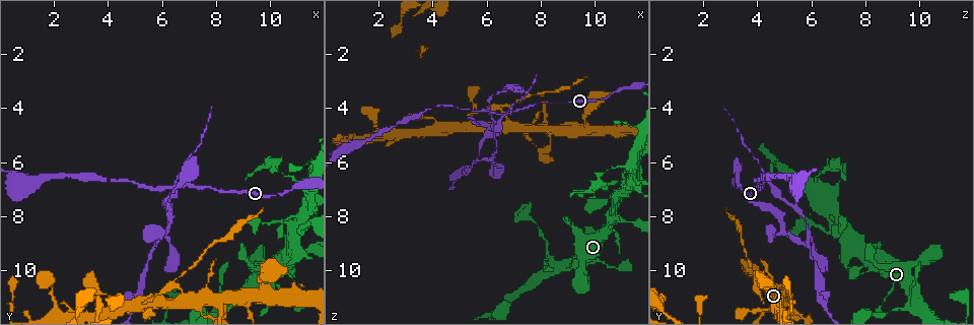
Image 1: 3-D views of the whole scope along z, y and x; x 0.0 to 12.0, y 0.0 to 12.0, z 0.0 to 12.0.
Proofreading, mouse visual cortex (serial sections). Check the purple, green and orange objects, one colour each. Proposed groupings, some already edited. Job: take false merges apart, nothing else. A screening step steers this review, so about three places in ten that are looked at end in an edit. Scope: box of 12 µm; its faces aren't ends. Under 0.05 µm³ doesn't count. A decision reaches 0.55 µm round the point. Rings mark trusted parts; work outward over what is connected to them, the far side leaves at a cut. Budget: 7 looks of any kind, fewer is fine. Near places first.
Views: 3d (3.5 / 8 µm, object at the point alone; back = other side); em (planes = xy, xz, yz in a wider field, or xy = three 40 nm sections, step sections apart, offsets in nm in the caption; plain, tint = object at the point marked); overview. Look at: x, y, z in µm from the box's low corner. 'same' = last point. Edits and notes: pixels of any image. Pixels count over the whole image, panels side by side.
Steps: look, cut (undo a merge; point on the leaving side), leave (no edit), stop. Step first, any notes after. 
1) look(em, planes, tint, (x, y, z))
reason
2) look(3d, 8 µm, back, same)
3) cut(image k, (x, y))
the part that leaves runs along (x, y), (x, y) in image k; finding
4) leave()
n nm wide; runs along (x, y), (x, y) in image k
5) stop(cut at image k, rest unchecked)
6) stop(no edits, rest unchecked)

look(3d, 3.5 µm, back, (6.5, 6.9, 4.3))
three-way junction

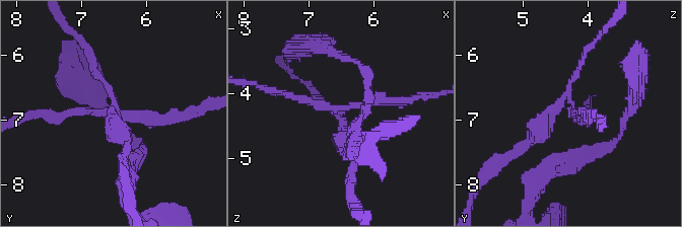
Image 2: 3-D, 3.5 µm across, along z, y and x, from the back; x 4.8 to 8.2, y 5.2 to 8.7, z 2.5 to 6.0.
look(em, xy, step 1, tint, (6.60, 6.85, 4.25))
shape alone is not enough

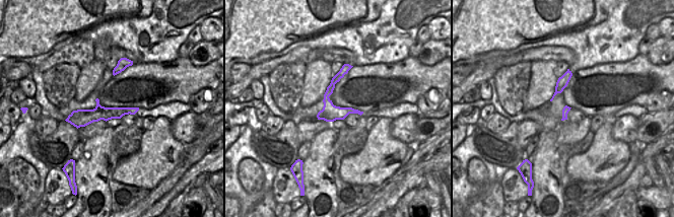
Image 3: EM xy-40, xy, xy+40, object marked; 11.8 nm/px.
look(em, xy, step 5, tint, same)
cut it another way

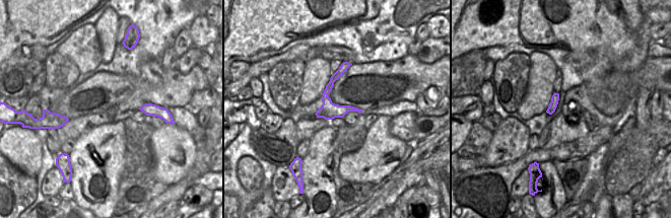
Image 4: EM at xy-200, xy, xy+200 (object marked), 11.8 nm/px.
cut(image 2, (544, 124))
the part that leaves runs along (565, 96), (497, 165) in image 2; a second cell is stuck on

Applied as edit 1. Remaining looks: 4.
look(overview)
redraw

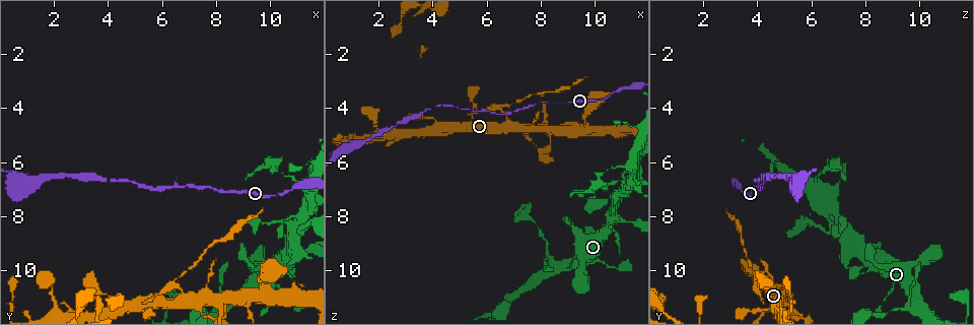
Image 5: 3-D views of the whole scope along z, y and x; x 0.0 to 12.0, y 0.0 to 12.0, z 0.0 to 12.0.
look(3d, 3.5 µm, (6.8, 10.9, 4.5))
thick turns thin

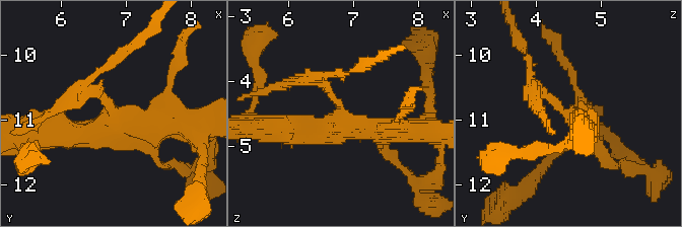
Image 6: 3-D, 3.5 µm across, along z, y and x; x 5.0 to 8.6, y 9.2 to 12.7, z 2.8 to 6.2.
look(em, xy, step 1, tint, (6.85, 10.95, 4.50))
3 arms; arms of 100, 400, 400 nm; shape alone is not enough

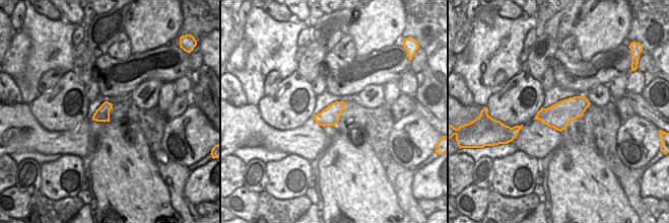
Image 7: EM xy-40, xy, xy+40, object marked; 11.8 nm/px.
cut(image 6, (71, 95))
the part that leaves runs along (97, 95), (84, 86), (144, 33) in image 6; a second cell is stuck on

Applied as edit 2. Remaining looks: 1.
stop(cut at image 2, cut at image 6, rest unchecked)

